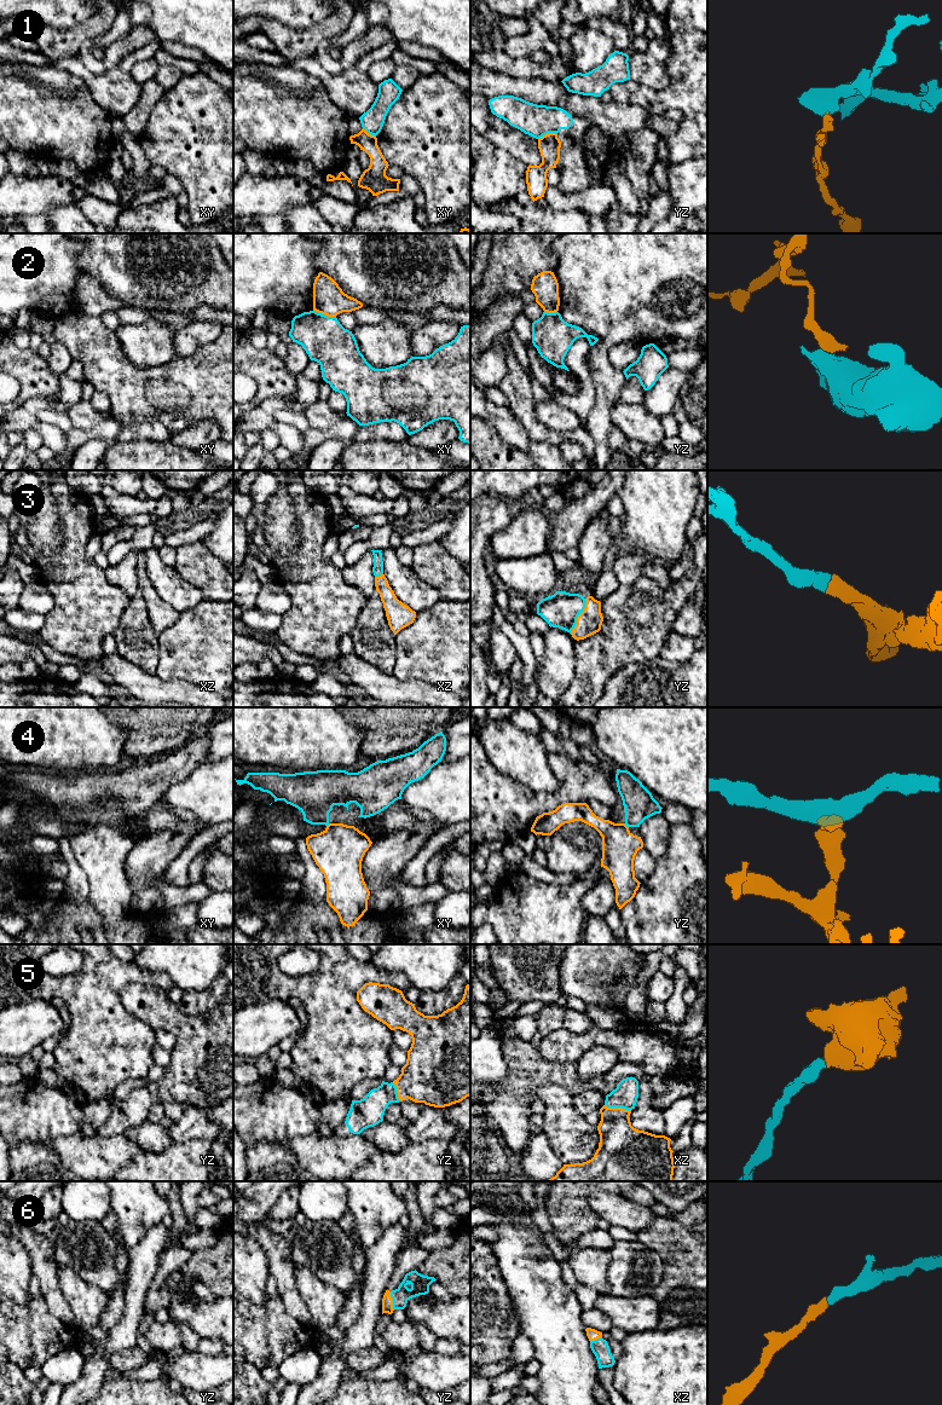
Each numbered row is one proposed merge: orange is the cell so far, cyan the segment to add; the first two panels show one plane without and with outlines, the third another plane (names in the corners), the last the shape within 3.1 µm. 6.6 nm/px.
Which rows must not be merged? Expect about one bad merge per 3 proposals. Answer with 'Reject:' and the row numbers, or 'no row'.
Reject: 1, 2, 4

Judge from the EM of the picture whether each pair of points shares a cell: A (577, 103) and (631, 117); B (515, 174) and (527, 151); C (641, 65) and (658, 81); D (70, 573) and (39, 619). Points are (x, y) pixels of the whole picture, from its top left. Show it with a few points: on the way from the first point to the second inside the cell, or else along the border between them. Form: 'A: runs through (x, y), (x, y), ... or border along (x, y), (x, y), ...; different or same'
A: runs through (590, 107), (610, 117), (618, 117); same
B: border along (498, 145), (527, 166); different
C: runs through (645, 69), (654, 77); same
D: border along (46, 614), (44, 625), (36, 632); different

